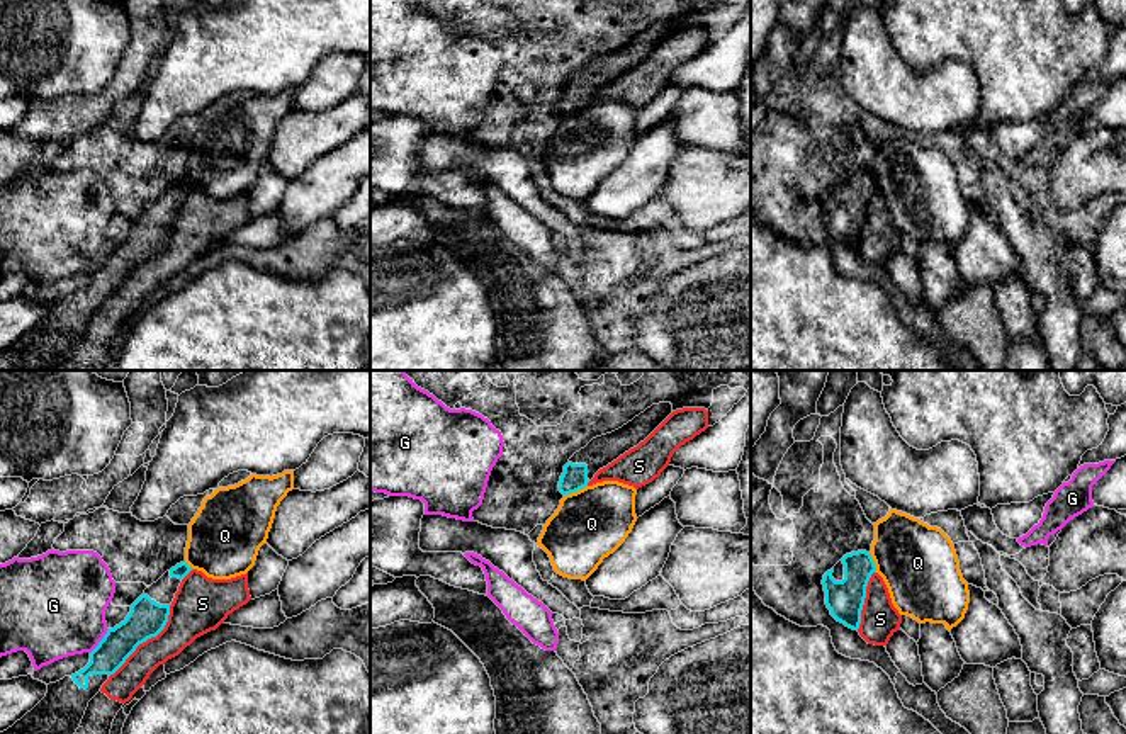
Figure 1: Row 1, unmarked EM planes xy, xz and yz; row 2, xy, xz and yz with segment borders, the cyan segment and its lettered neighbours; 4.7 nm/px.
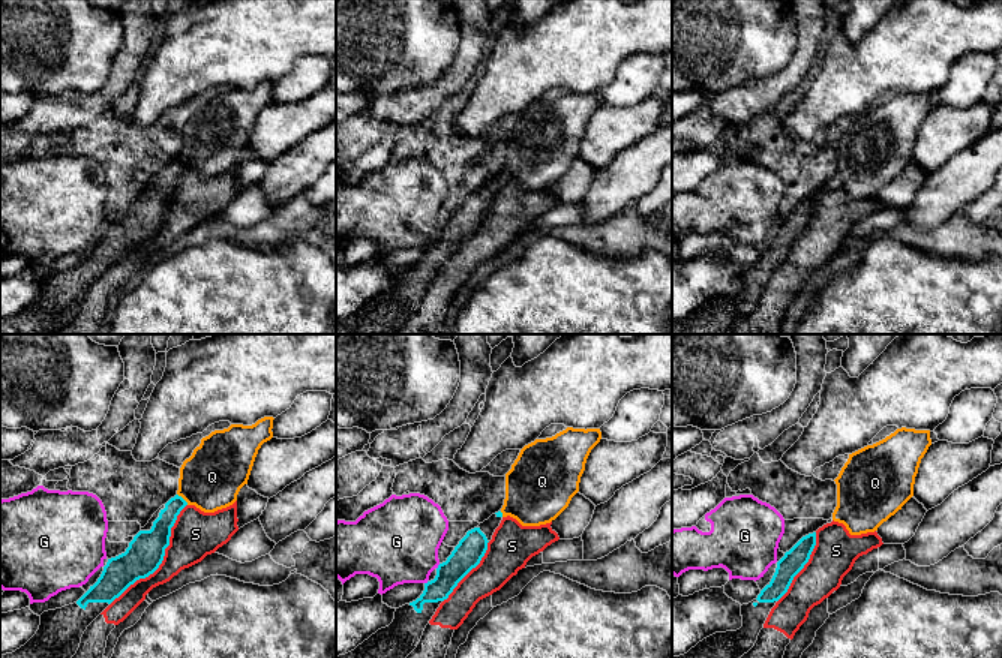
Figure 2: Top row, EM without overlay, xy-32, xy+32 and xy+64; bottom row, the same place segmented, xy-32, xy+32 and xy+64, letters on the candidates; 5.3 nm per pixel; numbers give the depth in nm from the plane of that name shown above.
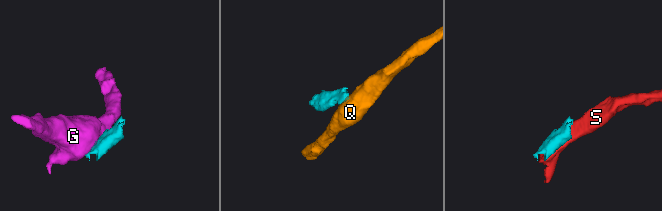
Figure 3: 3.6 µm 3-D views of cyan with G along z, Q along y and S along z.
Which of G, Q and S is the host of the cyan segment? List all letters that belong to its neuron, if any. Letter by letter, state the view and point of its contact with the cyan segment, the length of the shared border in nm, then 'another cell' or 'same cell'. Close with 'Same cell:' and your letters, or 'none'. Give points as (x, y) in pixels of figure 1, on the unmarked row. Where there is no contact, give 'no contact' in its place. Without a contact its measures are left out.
G: contact xy (101, 260); length 150 nm; another cell
Q: contact xz (574, 111); length 130 nm; another cell
S: contact xy (146, 259); length 460 nm; another cell
Same cell: none

